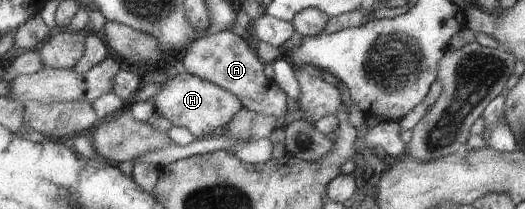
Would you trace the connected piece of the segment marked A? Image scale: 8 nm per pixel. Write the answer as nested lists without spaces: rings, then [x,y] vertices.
[[[231,31],[214,32],[197,39],[181,53],[180,63],[184,71],[198,76],[215,86],[224,88],[241,99],[244,109],[274,118],[286,116],[287,95],[269,81],[264,74],[263,62],[258,58],[251,41]]]

